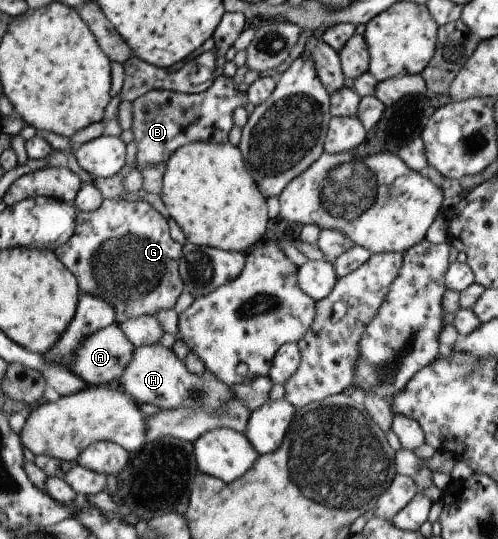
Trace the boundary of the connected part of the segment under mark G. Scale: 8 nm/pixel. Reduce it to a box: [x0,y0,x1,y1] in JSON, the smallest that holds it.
[54,197,182,322]

